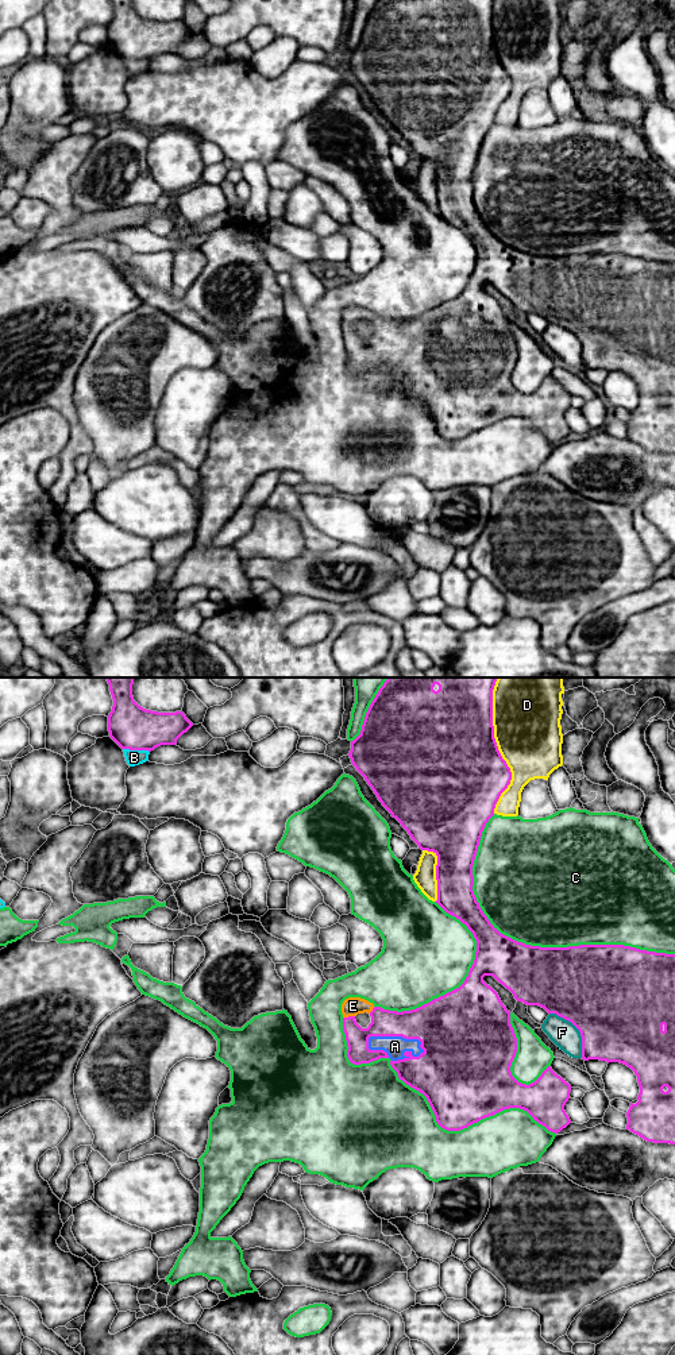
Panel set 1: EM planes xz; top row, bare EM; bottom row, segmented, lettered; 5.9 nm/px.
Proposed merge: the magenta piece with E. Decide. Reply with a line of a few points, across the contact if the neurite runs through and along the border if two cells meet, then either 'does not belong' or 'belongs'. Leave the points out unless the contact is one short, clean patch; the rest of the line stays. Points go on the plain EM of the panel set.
line xz (384, 332), (359, 340), (348, 325), (353, 315); belongs

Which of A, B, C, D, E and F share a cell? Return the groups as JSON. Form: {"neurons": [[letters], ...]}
{"neurons": [["A", "E"], ["B"], ["C"], ["D"], ["F"]]}

